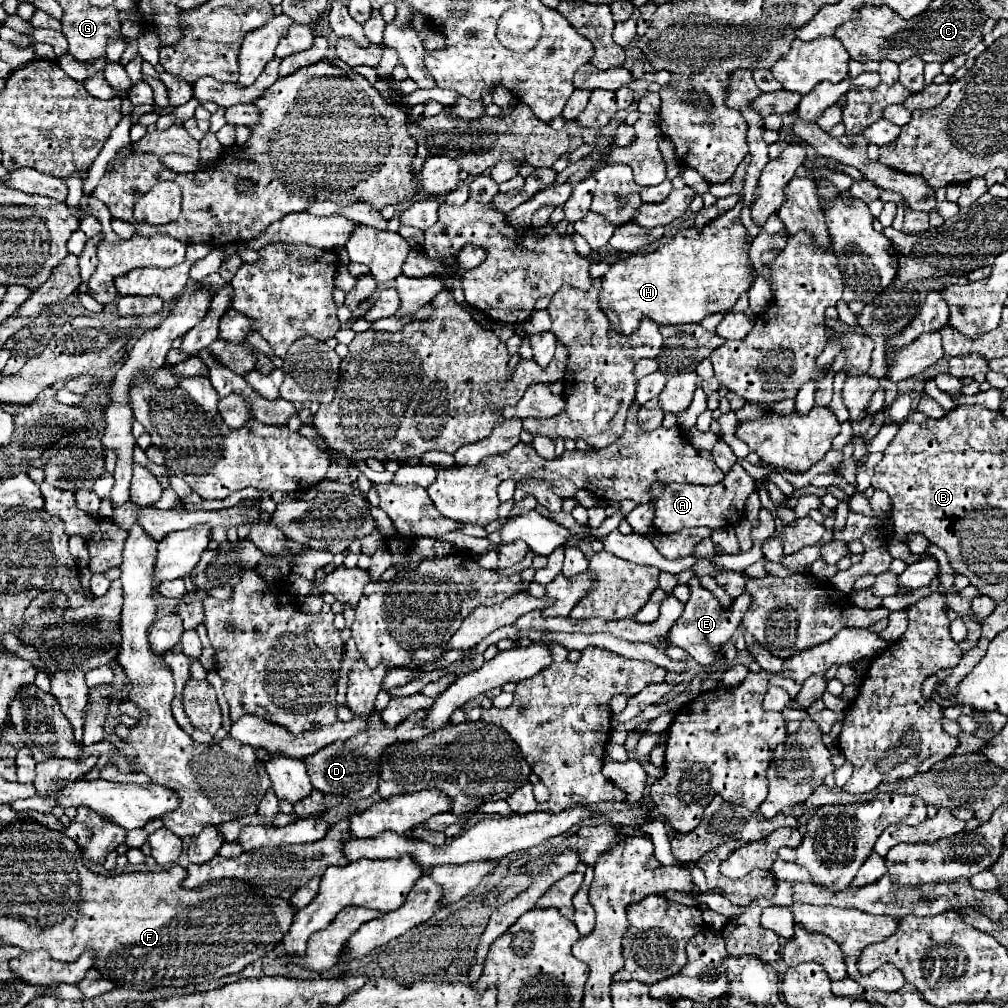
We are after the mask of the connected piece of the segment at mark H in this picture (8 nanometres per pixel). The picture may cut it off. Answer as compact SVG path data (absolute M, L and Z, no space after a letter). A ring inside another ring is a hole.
M739 205L731 211L719 215L703 229L683 229L669 243L651 253L635 253L623 261L611 265L603 275L603 287L599 293L599 305L607 313L611 327L619 333L633 333L637 329L641 315L649 317L661 325L677 323L699 323L703 317L713 313L727 313L735 301L749 291L753 285L753 269L749 267L749 235L739 221Z

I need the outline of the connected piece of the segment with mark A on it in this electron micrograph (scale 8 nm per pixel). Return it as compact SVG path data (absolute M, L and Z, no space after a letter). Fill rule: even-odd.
M733 465L725 479L715 485L679 485L669 483L663 495L655 501L655 529L661 533L679 533L685 527L707 525L711 529L721 529L735 525L745 511L745 501L755 489L755 479L751 479L741 465Z

